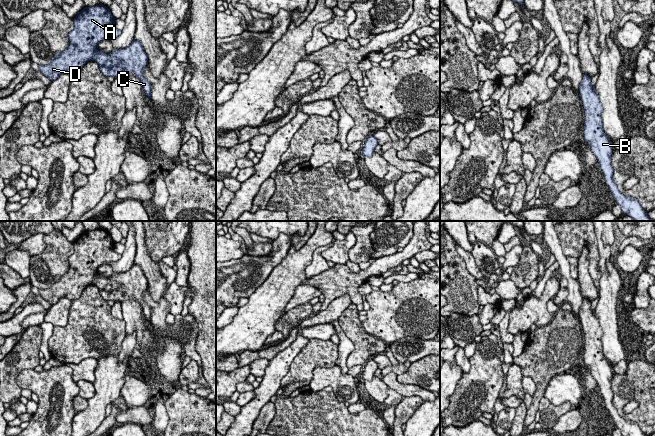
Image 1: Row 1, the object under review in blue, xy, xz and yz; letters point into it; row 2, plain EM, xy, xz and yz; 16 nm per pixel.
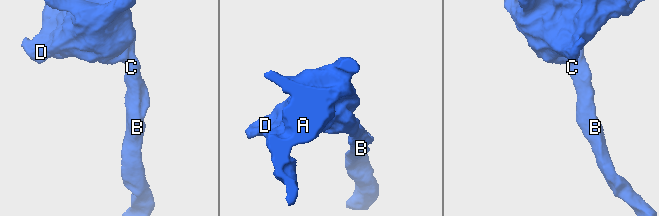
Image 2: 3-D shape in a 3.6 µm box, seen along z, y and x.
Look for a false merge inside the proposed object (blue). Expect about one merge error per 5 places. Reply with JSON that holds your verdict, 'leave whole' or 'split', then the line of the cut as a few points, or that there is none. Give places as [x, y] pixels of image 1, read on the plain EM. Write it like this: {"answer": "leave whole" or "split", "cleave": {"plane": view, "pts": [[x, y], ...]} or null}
{"answer": "leave whole", "cleave": null}

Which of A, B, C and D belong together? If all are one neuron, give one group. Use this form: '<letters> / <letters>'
A B C D

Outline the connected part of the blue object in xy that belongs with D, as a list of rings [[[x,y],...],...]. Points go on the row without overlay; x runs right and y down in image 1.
[[[102,228],[85,231],[73,245],[74,253],[68,258],[69,269],[57,276],[50,287],[39,288],[39,295],[54,305],[63,297],[79,299],[86,286],[95,285],[106,301],[121,303],[134,297],[141,304],[145,319],[151,323],[151,308],[143,301],[148,280],[140,265],[133,263],[128,271],[110,278],[98,273],[101,265],[121,258],[121,254],[114,251],[115,242],[110,233]]]

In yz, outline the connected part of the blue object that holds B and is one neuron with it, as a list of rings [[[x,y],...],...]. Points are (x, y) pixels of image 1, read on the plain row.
[[[583,298],[579,312],[579,320],[585,335],[584,363],[590,367],[593,378],[597,381],[600,392],[604,398],[607,410],[613,418],[622,436],[645,436],[638,424],[633,420],[624,420],[613,404],[614,393],[611,388],[611,366],[603,354],[601,337],[603,331],[596,317],[596,312],[591,309],[592,302]]]

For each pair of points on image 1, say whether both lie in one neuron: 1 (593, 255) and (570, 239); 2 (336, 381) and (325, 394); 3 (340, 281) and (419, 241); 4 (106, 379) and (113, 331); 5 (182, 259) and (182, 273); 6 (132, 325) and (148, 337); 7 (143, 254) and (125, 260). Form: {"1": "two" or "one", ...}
{"1": "one", "2": "two", "3": "one", "4": "two", "5": "one", "6": "one", "7": "two"}

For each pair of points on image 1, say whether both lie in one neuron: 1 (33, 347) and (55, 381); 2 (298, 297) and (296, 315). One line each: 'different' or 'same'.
1: different
2: different

